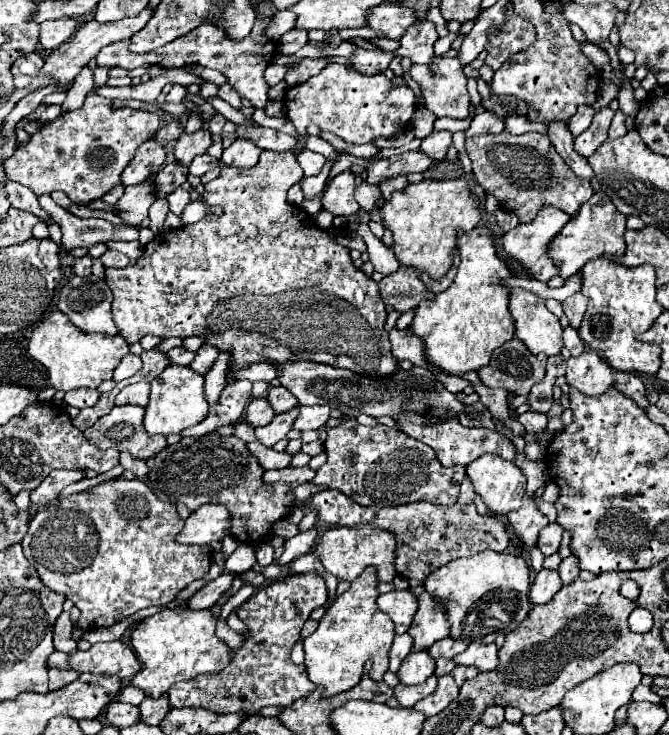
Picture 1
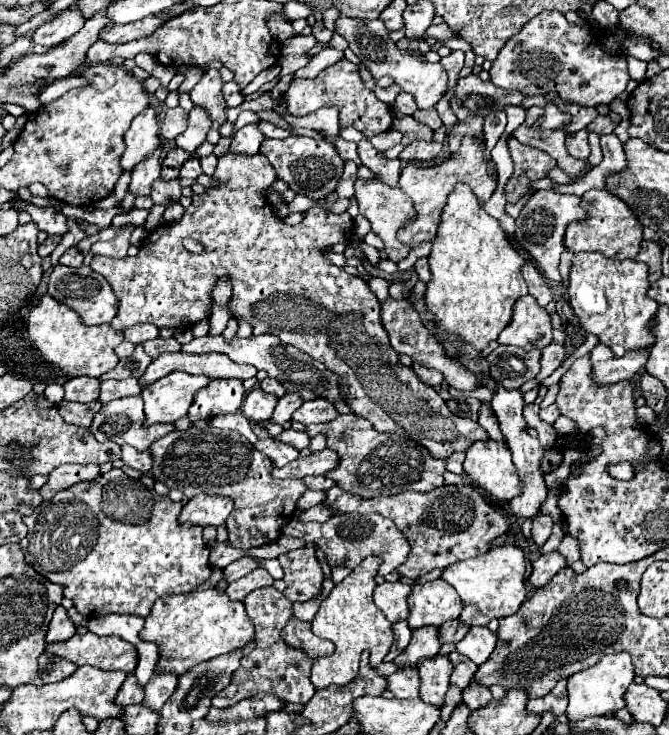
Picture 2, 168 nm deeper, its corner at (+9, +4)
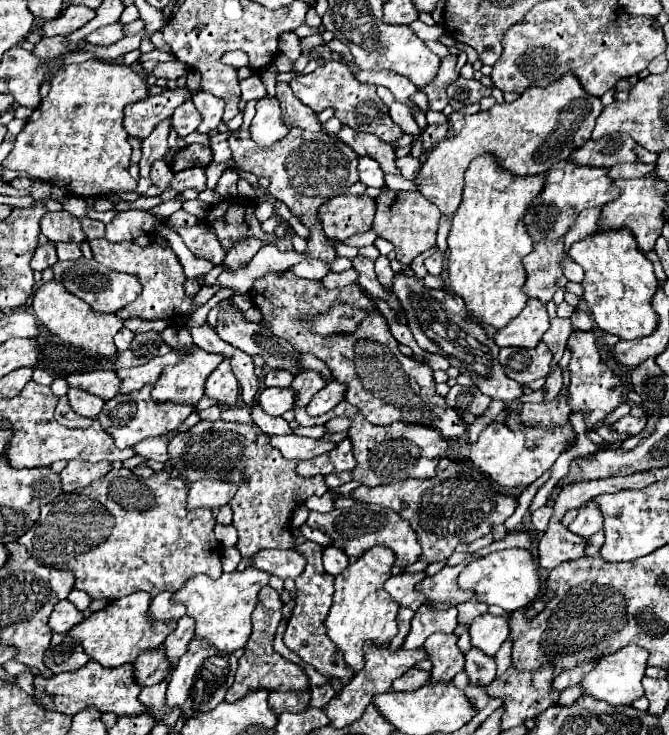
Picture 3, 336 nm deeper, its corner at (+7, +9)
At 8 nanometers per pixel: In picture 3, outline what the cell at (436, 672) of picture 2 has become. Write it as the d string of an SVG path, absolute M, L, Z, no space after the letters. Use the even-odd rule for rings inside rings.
M432 634L424 642L424 650L432 662L430 684L448 682L464 668L464 654L458 650L456 642L456 634Z

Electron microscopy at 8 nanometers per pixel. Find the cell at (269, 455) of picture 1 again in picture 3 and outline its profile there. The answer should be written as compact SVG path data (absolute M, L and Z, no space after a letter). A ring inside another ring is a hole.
M288 434L288 436L270 436L270 446L278 448L282 456L288 460L310 460L318 454L332 450L336 444Z

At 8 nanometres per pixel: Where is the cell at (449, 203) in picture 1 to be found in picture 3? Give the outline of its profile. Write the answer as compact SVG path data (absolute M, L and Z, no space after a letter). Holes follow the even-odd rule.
M566 74L546 88L530 86L518 100L510 104L494 104L488 112L468 116L458 136L442 140L434 150L428 152L414 176L414 184L418 186L418 192L436 204L444 216L450 216L456 212L462 200L464 172L474 158L492 154L498 164L514 176L546 172L554 164L564 162L572 150L584 146L584 142L590 140L594 122L602 108L604 106L600 98L586 94L572 74Z

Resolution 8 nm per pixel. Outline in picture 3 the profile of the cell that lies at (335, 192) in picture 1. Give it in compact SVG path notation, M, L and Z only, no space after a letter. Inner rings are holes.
M358 158L358 174L364 186L374 186L374 188L384 186L384 172L380 170L380 164L372 158Z

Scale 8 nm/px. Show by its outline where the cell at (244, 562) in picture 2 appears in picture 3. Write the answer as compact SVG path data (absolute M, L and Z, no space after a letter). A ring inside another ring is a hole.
M260 550L260 554L252 556L252 566L274 574L278 578L296 578L304 566L306 560L296 550Z

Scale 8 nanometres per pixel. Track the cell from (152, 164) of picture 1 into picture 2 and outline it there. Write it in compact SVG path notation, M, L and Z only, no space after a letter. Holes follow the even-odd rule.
M146 107L130 125L130 129L124 135L126 141L126 151L122 155L122 167L124 171L132 171L134 163L140 163L154 147L160 147L160 137L158 137L158 117L152 107Z

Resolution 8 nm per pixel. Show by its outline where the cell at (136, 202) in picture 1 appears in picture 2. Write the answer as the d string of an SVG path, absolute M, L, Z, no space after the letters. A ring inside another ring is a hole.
M158 147L154 153L150 153L144 161L140 161L134 167L130 191L134 195L150 195L154 179L160 177L160 165L162 165L162 147Z

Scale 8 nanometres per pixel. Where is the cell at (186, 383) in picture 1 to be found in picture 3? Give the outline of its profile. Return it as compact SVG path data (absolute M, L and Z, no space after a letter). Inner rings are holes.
M198 346L184 350L186 356L176 366L166 366L154 384L152 400L154 402L172 402L172 404L192 404L204 396L204 382L212 370L224 360L218 354L208 354Z

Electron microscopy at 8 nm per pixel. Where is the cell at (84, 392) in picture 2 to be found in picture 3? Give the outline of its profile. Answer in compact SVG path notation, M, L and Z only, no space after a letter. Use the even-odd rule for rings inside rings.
M70 388L68 390L68 400L70 400L70 406L76 414L80 416L90 416L90 418L96 418L104 406L104 400L94 396L94 394L88 394L86 390L80 390L80 388Z

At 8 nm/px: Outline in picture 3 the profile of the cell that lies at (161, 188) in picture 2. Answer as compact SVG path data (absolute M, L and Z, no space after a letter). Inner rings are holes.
M156 160L156 162L152 164L152 174L150 174L150 178L152 178L152 184L154 184L156 188L168 190L168 182L174 178L174 172L170 170L170 166L168 166L164 160Z

